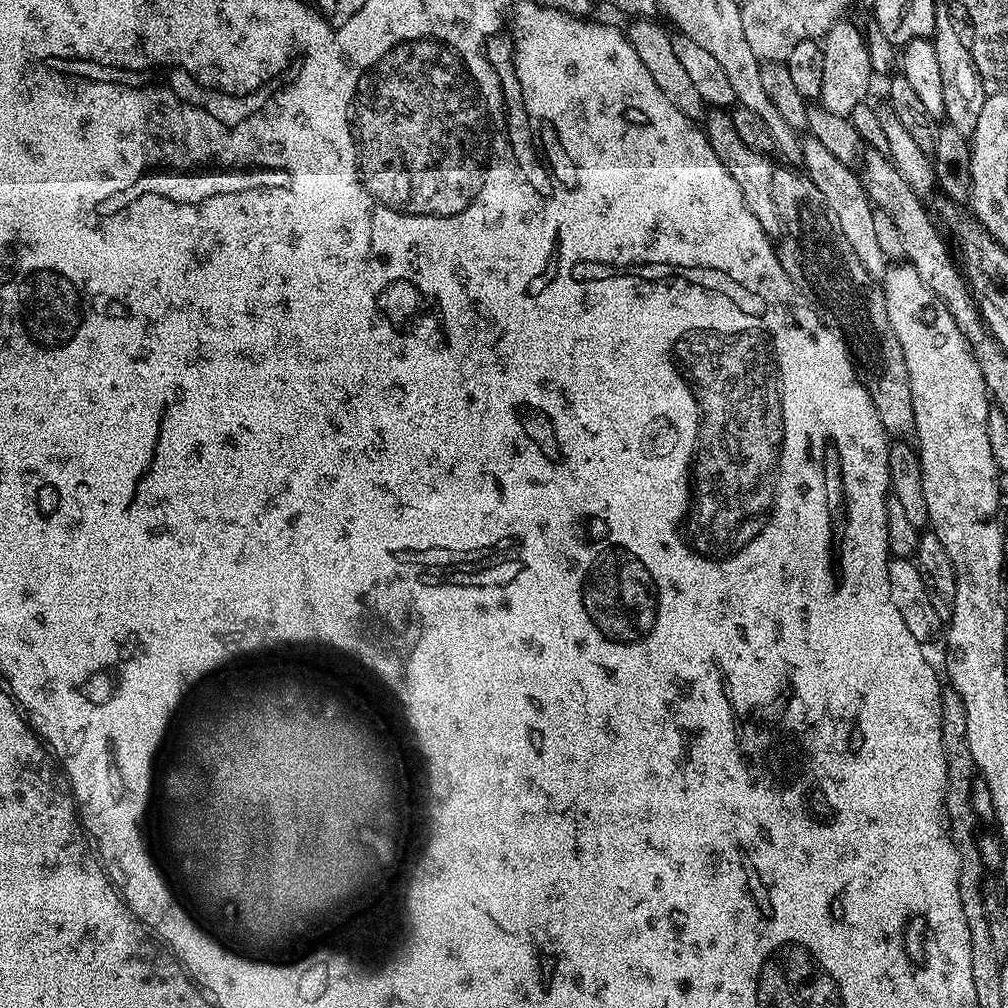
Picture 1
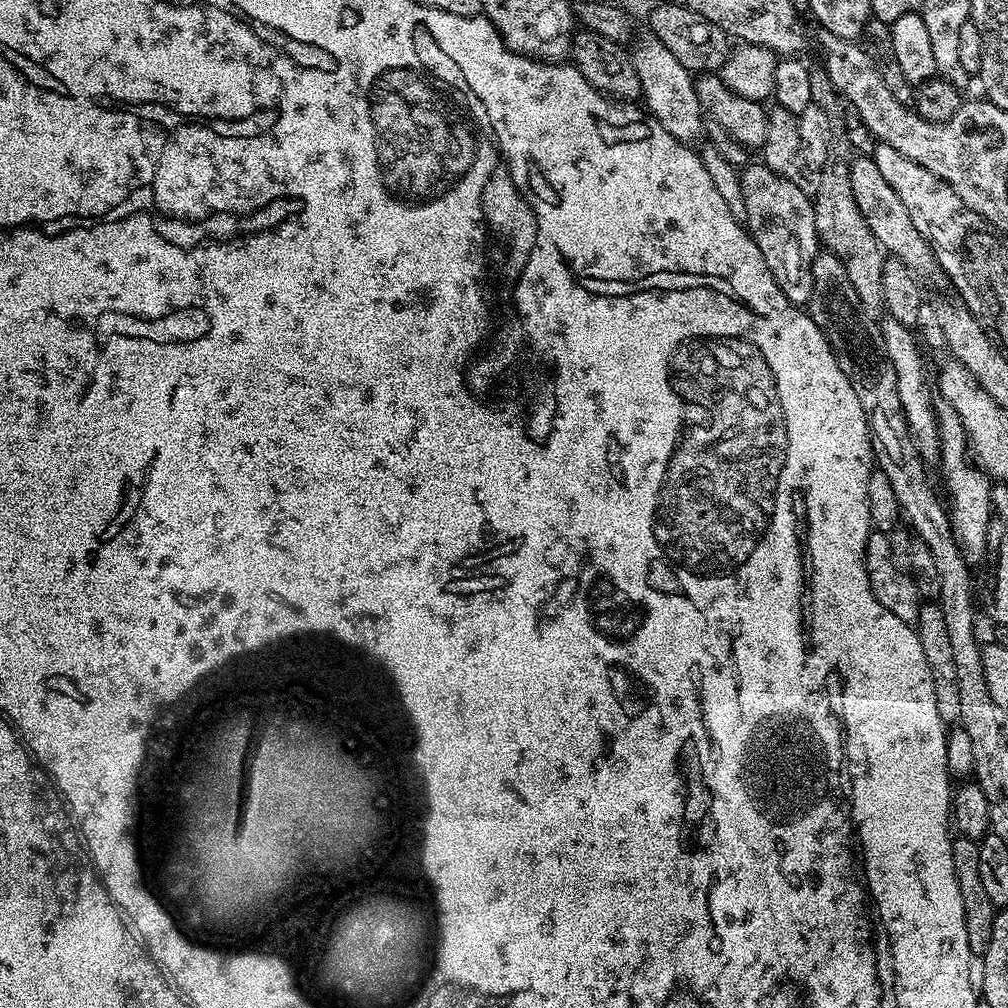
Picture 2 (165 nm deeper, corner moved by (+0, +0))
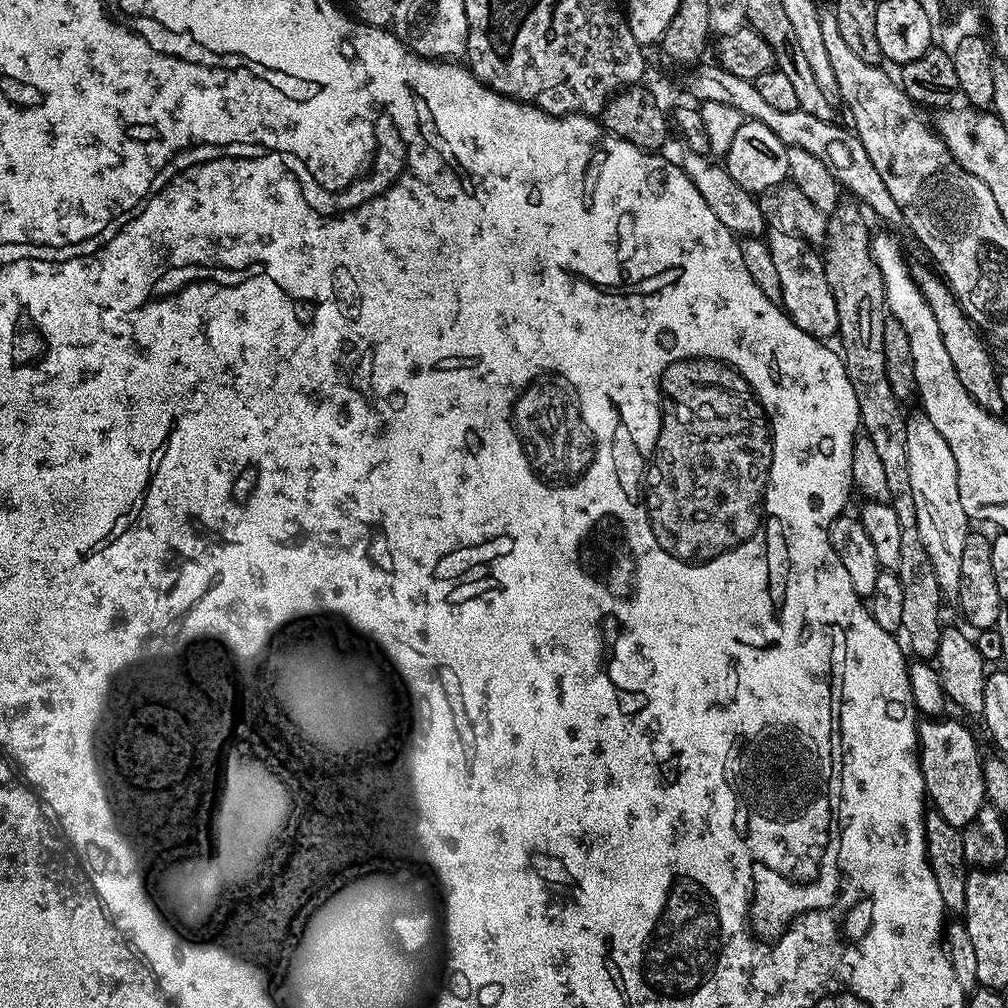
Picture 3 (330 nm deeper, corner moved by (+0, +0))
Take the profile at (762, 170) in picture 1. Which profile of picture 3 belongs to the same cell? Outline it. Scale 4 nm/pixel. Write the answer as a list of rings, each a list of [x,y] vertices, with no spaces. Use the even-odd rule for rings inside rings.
[[[769,231],[766,243],[772,252],[774,267],[778,269],[778,282],[782,282],[779,303],[794,326],[798,326],[798,330],[806,330],[806,334],[816,340],[827,341],[828,336],[835,337],[839,330],[838,309],[827,282],[823,255],[793,232]]]

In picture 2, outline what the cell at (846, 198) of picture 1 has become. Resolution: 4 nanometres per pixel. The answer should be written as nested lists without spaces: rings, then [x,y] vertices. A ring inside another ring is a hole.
[[[885,315],[879,321],[880,333],[884,335],[884,349],[894,362],[894,378],[898,378],[898,398],[902,404],[903,416],[906,418],[908,436],[911,437],[920,457],[926,464],[934,464],[940,458],[940,425],[936,404],[932,402],[932,394],[928,386],[928,374],[924,370],[920,358],[920,348],[911,336],[909,327],[898,319]]]

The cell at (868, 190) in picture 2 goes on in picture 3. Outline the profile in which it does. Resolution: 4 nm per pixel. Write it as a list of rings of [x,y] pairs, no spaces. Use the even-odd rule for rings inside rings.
[[[913,263],[911,265],[912,277],[922,298],[926,298],[926,306],[930,306],[938,322],[938,331],[942,333],[942,343],[946,346],[946,355],[950,357],[950,363],[954,365],[954,374],[958,374],[958,382],[962,382],[966,392],[986,411],[992,415],[1003,415],[1005,409],[1002,406],[1000,376],[993,349],[987,348],[989,345],[985,337],[960,309],[960,304],[956,301],[953,292],[948,289],[947,282],[937,275],[927,263],[925,264]]]

